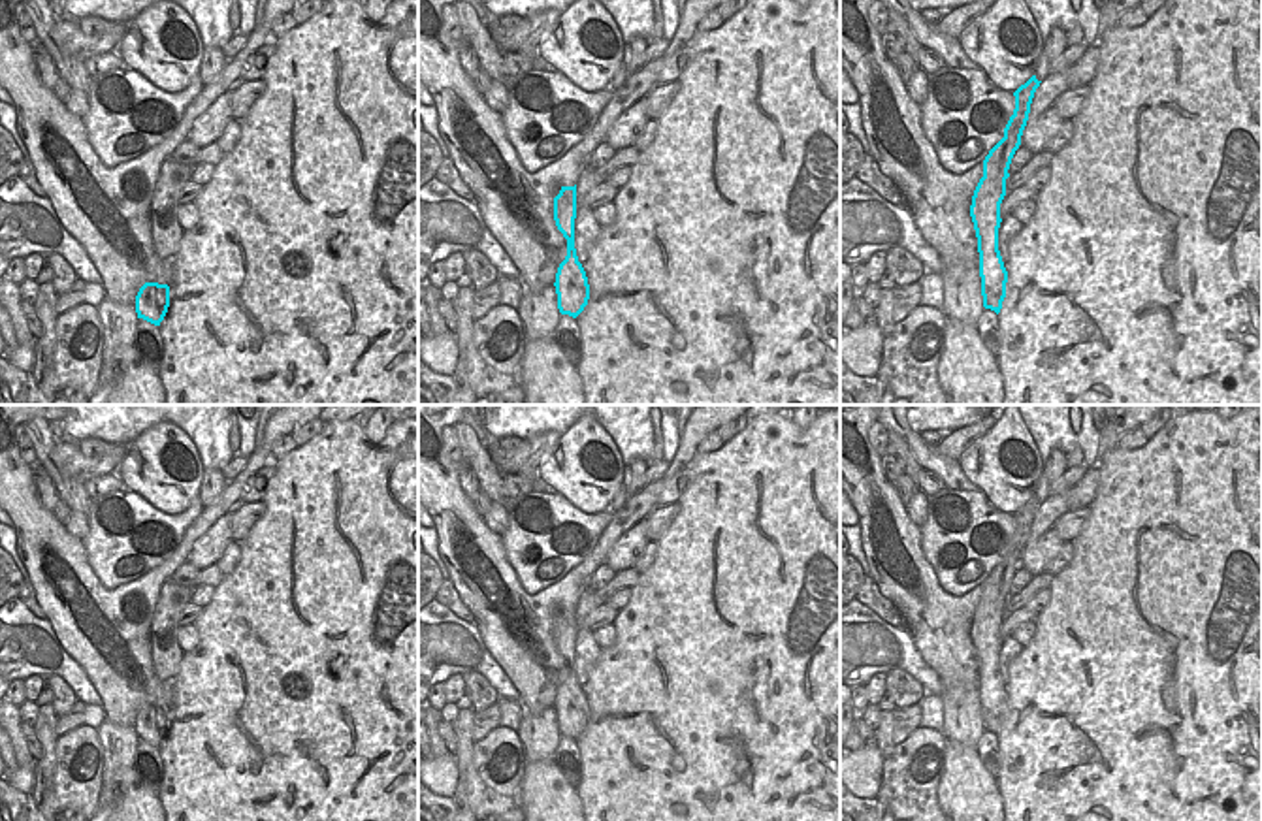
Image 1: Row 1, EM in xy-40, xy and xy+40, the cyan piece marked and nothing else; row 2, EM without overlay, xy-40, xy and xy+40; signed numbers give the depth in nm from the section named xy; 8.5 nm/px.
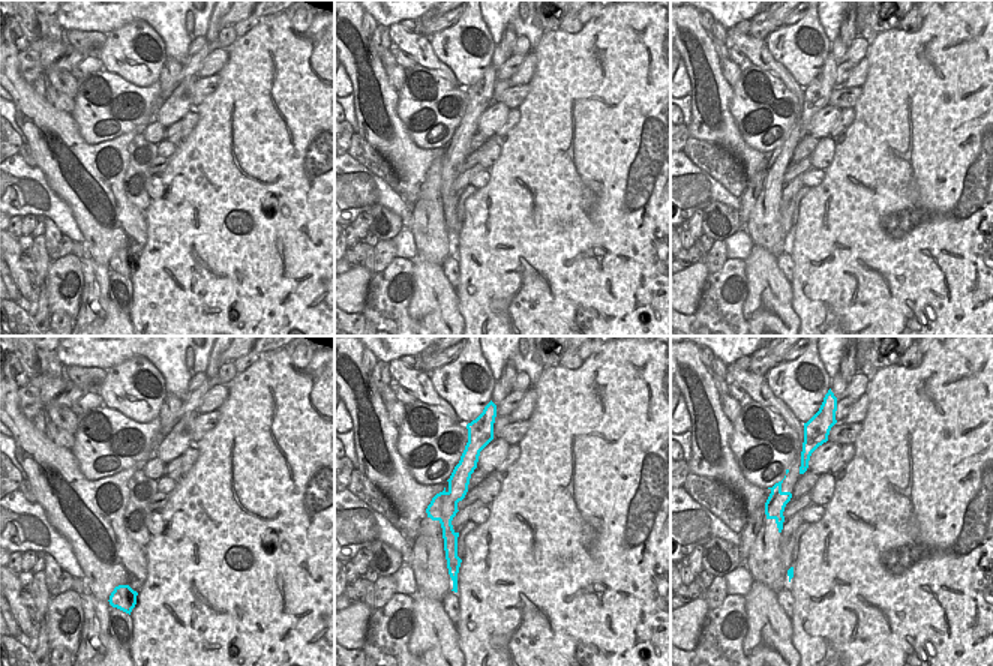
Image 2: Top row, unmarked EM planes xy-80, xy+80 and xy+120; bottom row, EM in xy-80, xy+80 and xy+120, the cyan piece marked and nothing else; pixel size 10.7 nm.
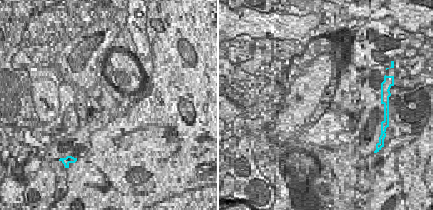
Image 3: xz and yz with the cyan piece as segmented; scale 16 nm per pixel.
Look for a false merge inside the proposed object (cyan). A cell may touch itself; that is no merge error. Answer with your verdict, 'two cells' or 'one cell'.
one cell

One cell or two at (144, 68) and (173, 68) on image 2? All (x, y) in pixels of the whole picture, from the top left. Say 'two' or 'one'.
two

